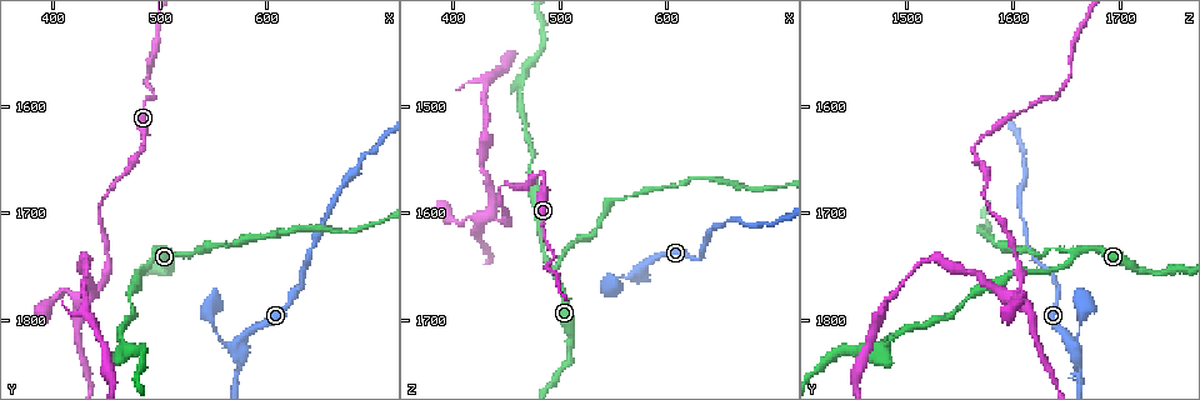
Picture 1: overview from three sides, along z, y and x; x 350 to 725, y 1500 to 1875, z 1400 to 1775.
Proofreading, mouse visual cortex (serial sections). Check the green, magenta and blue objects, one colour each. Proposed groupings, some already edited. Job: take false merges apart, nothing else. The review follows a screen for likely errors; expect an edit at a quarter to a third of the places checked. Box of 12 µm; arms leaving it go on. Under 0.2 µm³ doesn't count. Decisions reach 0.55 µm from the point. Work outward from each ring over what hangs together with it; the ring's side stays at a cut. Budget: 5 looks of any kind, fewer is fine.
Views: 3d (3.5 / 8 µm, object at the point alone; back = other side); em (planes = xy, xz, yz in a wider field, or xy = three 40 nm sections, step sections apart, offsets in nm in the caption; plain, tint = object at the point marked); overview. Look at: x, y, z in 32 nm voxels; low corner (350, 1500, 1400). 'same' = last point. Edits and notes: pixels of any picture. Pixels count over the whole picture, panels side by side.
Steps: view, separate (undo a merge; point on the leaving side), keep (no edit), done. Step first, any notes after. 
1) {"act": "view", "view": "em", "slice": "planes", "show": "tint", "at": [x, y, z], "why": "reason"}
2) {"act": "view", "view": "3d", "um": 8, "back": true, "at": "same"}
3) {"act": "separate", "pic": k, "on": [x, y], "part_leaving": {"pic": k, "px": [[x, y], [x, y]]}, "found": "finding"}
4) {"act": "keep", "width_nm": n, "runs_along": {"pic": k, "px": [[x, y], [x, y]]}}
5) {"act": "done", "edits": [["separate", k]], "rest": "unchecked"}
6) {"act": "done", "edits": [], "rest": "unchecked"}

{"act": "view", "view": "3d", "um": 3.5, "at": [496, 1734, 1660]}

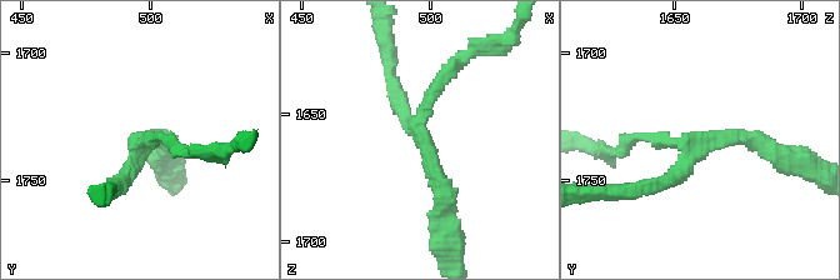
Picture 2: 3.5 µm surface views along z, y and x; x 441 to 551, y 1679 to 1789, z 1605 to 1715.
{"act": "keep", "runs_along": {"pic": 2, "px": [[443, 211], [439, 173], [394, 84]]}, "found": "continuous, no second cell"}

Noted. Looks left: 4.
{"act": "view", "view": "3d", "um": 8, "at": [492, 1594, 1638], "why": "abrupt turn"}

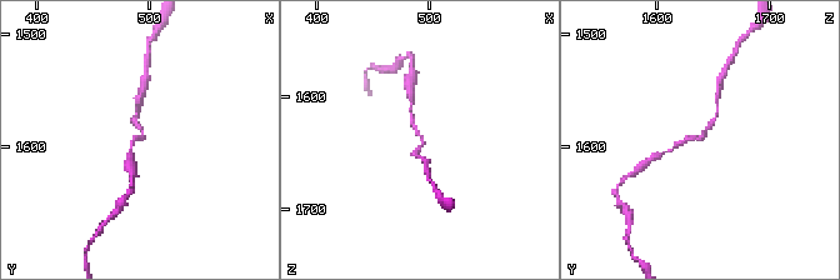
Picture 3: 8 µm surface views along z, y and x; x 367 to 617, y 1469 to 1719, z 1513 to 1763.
{"act": "view", "view": "3d", "um": 3.5, "at": [496, 1594, 1640]}

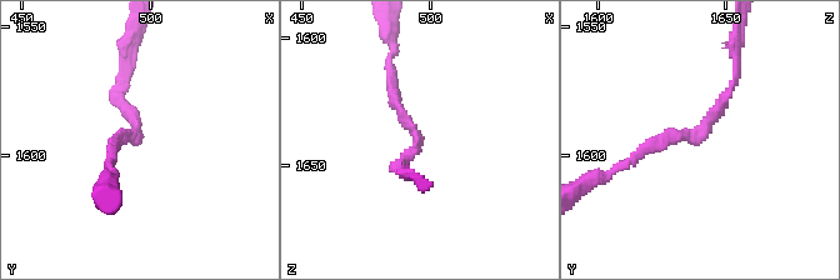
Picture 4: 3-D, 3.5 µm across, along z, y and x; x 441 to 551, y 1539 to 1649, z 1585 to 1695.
{"act": "keep", "runs_along": {"pic": 4, "px": [[630, 158], [698, 135], [736, 70]]}, "found": "continuous, no second cell"}

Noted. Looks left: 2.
{"act": "done", "edits": [], "rest": "unchecked"}

